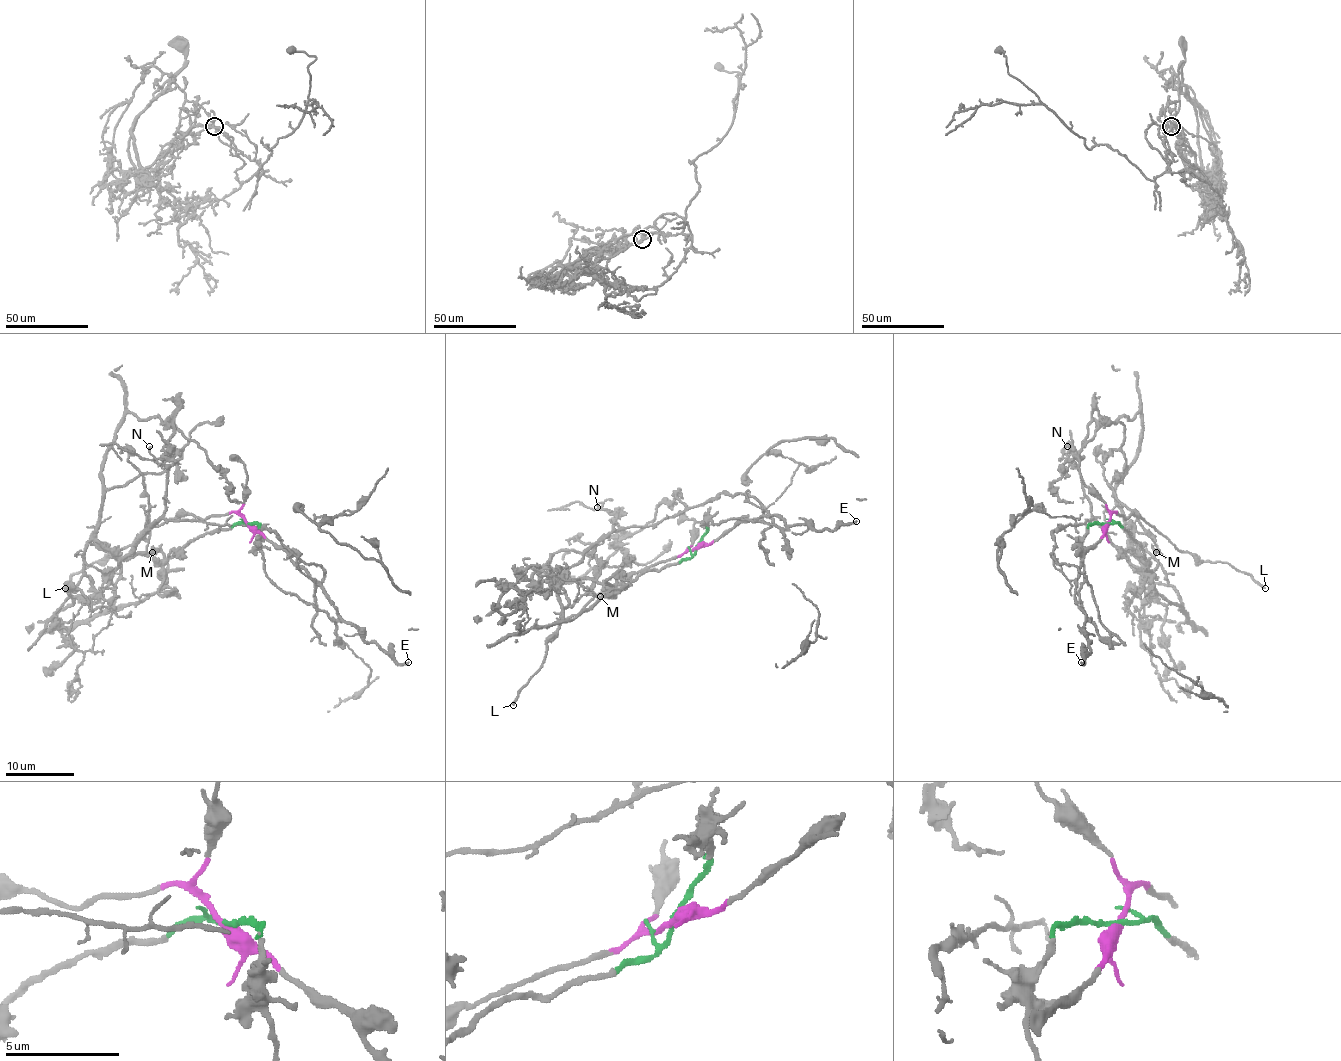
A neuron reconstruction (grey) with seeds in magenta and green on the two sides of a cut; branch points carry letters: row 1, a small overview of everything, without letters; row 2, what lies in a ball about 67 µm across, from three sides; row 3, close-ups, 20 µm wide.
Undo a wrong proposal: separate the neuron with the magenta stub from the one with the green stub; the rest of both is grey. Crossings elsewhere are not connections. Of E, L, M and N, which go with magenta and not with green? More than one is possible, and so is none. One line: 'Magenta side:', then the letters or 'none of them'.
Magenta side: E, L

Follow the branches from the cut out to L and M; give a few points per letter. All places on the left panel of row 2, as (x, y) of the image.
L: (247, 523), (233, 511), (206, 518), (176, 515), (159, 525), (151, 525), (130, 544), (77, 572), (65, 587)
M: (247, 523), (194, 537), (164, 565), (163, 568), (166, 570), (164, 556), (159, 551), (152, 553)

